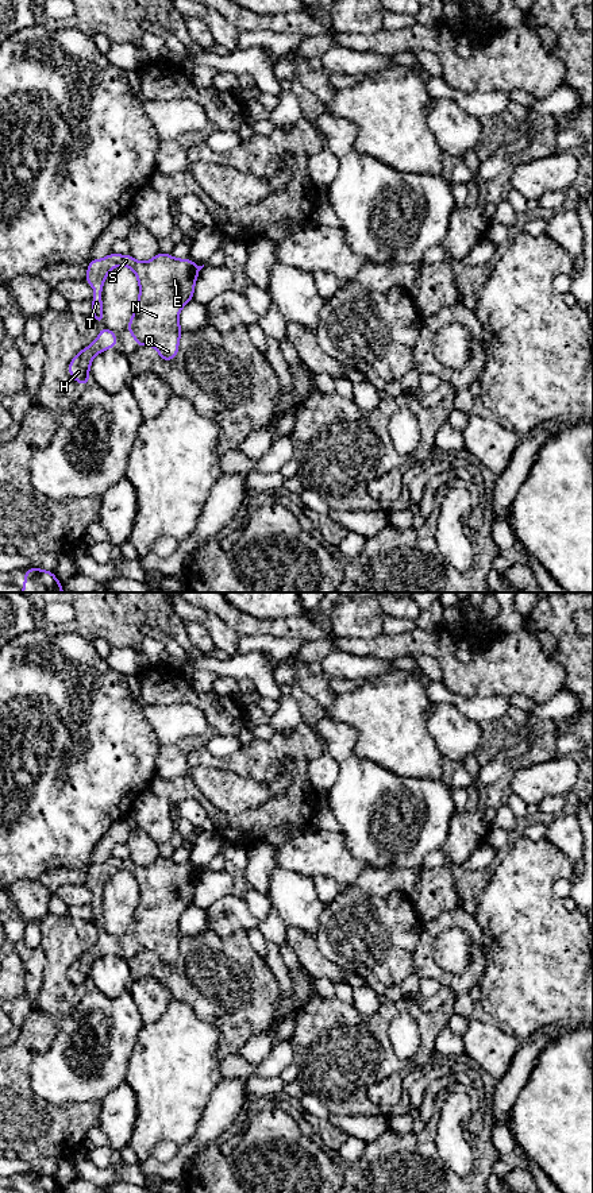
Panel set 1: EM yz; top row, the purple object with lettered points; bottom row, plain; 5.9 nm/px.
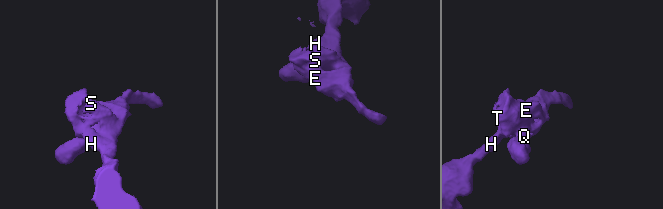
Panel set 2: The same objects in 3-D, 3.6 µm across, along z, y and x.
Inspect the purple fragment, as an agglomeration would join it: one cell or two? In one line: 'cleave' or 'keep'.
keep

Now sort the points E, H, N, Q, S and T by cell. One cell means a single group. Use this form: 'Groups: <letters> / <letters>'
Groups: E H N Q S T

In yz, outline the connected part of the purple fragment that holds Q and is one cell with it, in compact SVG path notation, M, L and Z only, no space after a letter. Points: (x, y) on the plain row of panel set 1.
M113 856L104 864L89 865L85 885L96 896L91 906L92 922L97 928L104 927L103 889L116 870L130 872L139 887L139 903L127 928L136 951L154 951L165 966L176 964L184 937L178 919L193 904L195 888L204 869L199 870L188 862L177 864L161 856L147 866L138 866L130 858L118 860Z

